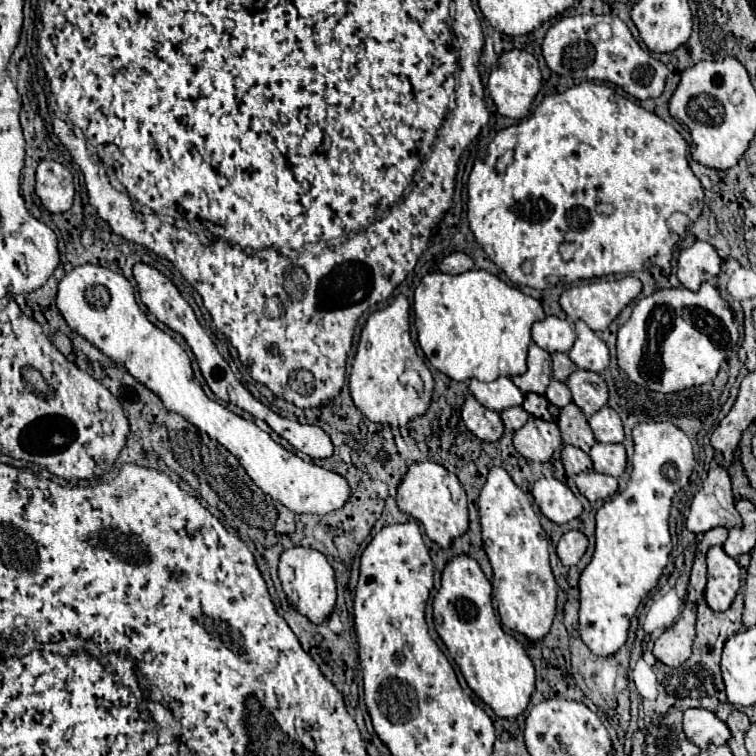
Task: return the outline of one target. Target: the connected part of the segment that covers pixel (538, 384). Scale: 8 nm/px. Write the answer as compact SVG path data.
M530 345L528 351L528 371L524 375L514 377L514 385L522 393L536 393L544 395L548 383L550 383L550 371L552 371L552 359L550 353L540 349L538 345Z

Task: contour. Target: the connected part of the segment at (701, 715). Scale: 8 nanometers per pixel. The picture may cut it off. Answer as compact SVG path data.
M686 709L682 723L686 737L700 749L706 749L710 743L724 745L730 739L728 725L708 709Z

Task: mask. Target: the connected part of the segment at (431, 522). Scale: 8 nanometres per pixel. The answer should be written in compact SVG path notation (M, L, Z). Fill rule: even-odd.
M432 461L412 463L408 467L408 473L402 479L402 483L398 487L398 495L396 495L400 511L414 517L418 523L422 523L426 535L440 549L448 549L456 537L460 537L468 531L468 525L470 525L464 489L460 487L460 499L458 501L452 499L452 491L446 483L446 477L448 477L448 471L438 463L432 463Z

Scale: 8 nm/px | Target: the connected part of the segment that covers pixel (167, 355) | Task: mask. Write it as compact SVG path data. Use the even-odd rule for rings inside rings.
M98 265L76 267L60 281L56 305L72 331L88 339L116 365L126 367L132 377L162 399L168 411L178 413L188 423L208 433L208 437L224 445L240 461L250 479L274 501L294 513L320 517L346 505L350 499L350 485L342 475L326 471L312 461L302 461L298 455L274 443L254 421L246 421L206 397L202 385L194 379L190 357L168 333L156 329L148 321L140 311L134 299L134 289L126 277Z

